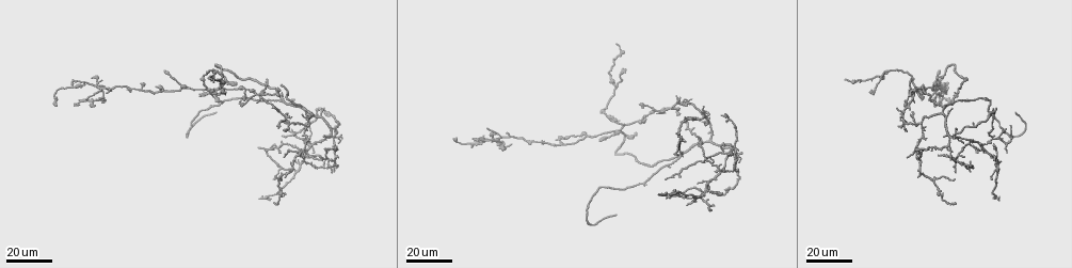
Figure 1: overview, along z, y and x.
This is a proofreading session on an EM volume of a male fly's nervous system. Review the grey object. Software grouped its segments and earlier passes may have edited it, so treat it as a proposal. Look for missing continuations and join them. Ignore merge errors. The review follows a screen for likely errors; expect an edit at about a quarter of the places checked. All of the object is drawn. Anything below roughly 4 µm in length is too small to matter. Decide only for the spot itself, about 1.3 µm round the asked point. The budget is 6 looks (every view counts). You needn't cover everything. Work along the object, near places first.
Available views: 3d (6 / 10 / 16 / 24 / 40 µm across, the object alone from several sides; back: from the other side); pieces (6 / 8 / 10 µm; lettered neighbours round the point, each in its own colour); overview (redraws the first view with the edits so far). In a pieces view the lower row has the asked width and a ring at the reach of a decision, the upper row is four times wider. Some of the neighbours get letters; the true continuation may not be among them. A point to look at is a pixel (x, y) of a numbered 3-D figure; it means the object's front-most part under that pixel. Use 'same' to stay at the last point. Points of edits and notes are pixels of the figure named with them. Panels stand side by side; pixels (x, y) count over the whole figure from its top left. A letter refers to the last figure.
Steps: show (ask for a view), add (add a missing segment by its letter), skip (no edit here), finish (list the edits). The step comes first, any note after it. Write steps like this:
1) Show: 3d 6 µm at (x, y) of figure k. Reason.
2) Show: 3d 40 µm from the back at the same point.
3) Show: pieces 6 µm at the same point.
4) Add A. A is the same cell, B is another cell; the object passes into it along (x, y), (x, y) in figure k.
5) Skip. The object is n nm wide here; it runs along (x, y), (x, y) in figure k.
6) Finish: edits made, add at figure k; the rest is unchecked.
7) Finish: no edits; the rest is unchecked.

Show: 3d 24 µm at (488, 128) of figure 1. Thin end.

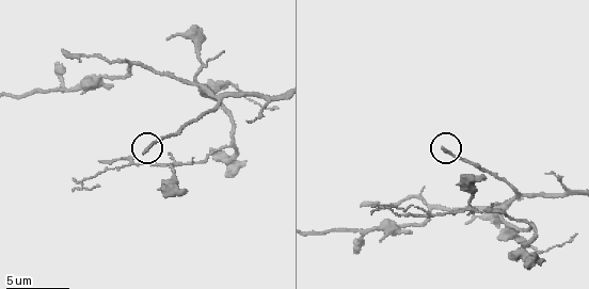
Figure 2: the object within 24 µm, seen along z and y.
Show: pieces 10 µm at (444, 150) of figure 2.

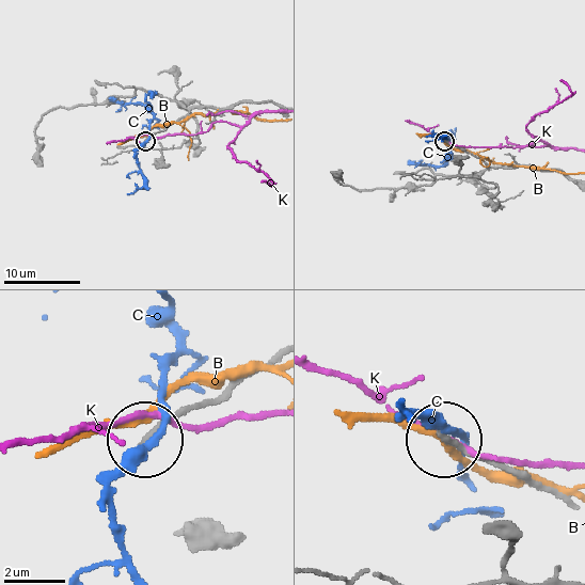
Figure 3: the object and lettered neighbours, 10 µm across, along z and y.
Skip. B, C and K are other cells; it runs along (558, 497), (512, 468), (446, 442) in figure 3; no lettered segment goes on from it.

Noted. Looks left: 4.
Show: 3d 10 µm at (465, 176) of figure 2. An open end.

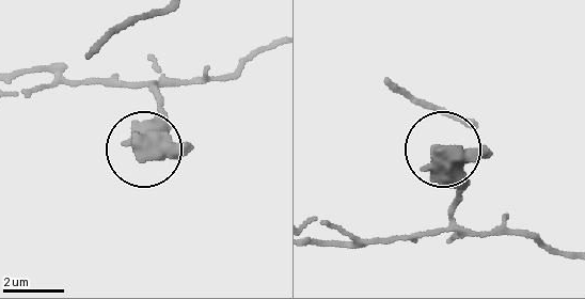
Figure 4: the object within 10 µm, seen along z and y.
Show: pieces 10 µm at (142, 157) of figure 4. What lies round it.

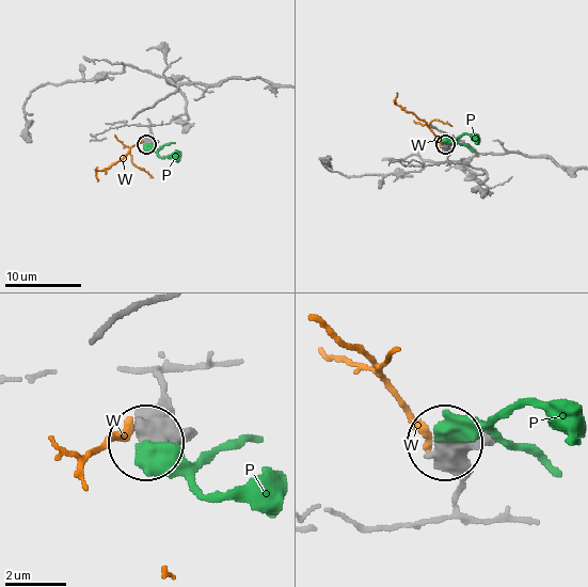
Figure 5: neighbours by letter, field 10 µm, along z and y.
Skip. P and W are other cells; it runs along (188, 84), (169, 82), (185, 113), (149, 126), (147, 143) in figure 5; none of them fits.

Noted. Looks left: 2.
Show: pieces 8 µm at (354, 248) of figure 2. Branch stops here.

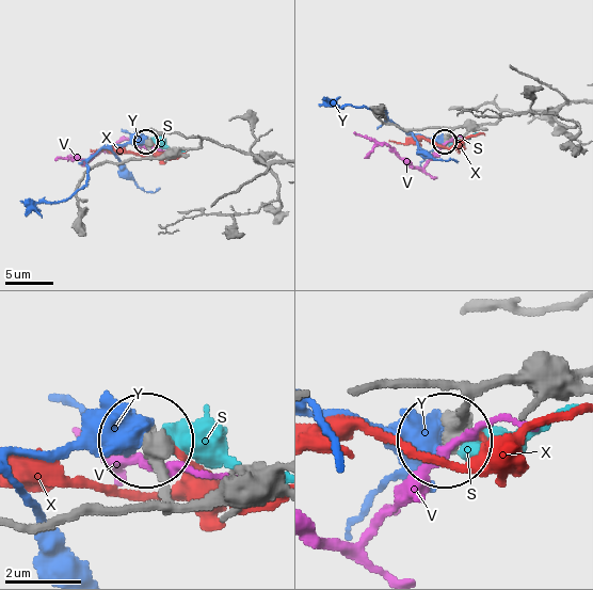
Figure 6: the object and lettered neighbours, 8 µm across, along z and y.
Skip. S, V, X and Y are other cells; it runs along (575, 102), (505, 112), (490, 124), (457, 127), (445, 140) in figure 6; none of them fits.

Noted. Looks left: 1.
Finish: no edits; the rest is unchecked.

